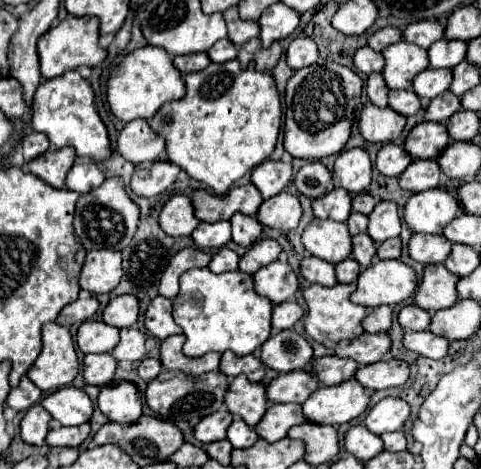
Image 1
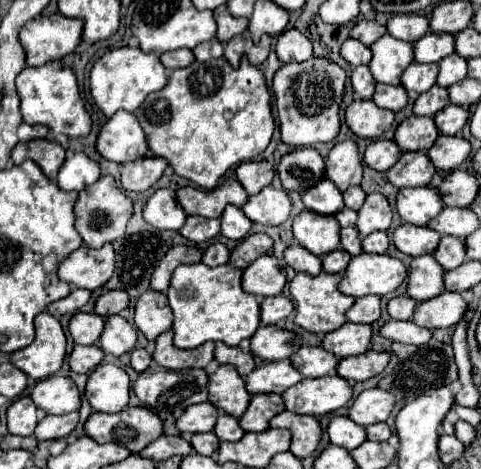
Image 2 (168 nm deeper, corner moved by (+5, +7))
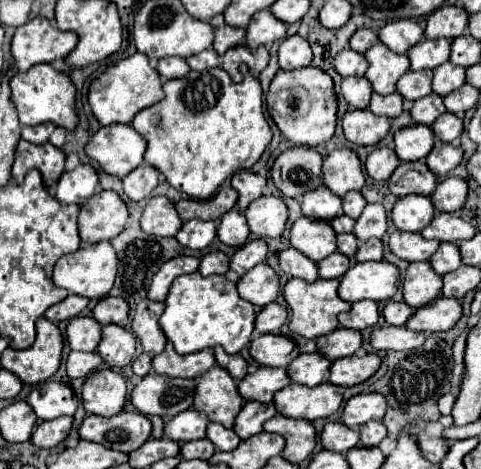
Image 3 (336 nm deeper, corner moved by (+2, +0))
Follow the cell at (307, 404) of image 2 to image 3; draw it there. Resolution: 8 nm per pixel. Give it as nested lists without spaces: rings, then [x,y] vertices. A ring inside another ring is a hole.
[[[289,383],[273,397],[273,405],[279,415],[315,421],[319,417],[329,417],[341,405],[343,397],[339,389],[331,383],[321,383],[317,387],[305,387],[299,383]]]

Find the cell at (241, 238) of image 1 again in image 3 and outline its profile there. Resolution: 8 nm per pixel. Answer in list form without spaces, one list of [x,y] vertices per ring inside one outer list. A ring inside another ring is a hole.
[[[237,209],[227,211],[227,215],[223,215],[221,221],[219,221],[217,237],[221,239],[221,243],[231,245],[231,247],[245,245],[247,237],[249,237],[249,227],[247,227],[245,215]]]

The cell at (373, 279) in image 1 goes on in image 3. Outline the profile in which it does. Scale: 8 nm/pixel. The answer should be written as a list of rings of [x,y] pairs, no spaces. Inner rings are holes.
[[[365,261],[353,265],[339,283],[339,297],[347,303],[361,299],[387,301],[395,295],[399,269],[387,261]]]

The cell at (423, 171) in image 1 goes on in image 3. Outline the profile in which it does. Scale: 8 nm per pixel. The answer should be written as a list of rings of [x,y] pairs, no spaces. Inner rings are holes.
[[[413,161],[413,163],[401,163],[395,169],[395,173],[389,177],[387,185],[389,185],[389,191],[397,197],[403,197],[409,193],[427,197],[433,193],[437,185],[437,177],[423,161]]]

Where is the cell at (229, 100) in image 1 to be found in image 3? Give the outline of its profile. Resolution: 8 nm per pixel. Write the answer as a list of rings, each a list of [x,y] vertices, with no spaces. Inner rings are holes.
[[[221,67],[189,71],[189,75],[183,79],[169,79],[163,83],[163,101],[139,111],[131,121],[133,129],[139,131],[139,135],[147,141],[145,161],[163,173],[171,187],[187,193],[193,199],[209,199],[215,189],[235,171],[251,169],[271,143],[271,129],[263,117],[261,83],[249,73],[247,67],[243,69],[243,77],[245,79],[241,83],[233,83]]]

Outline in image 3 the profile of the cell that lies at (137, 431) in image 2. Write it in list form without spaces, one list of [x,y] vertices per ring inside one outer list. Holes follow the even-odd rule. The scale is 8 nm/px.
[[[121,411],[113,417],[87,415],[79,427],[79,437],[101,443],[117,451],[135,451],[151,435],[151,421],[141,413]]]

